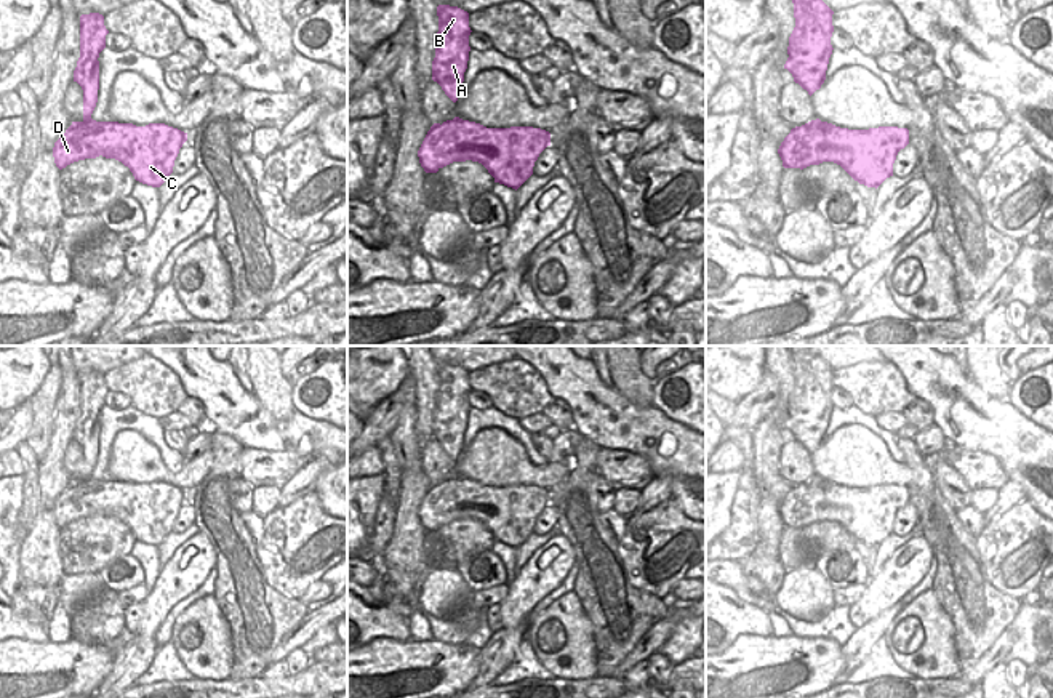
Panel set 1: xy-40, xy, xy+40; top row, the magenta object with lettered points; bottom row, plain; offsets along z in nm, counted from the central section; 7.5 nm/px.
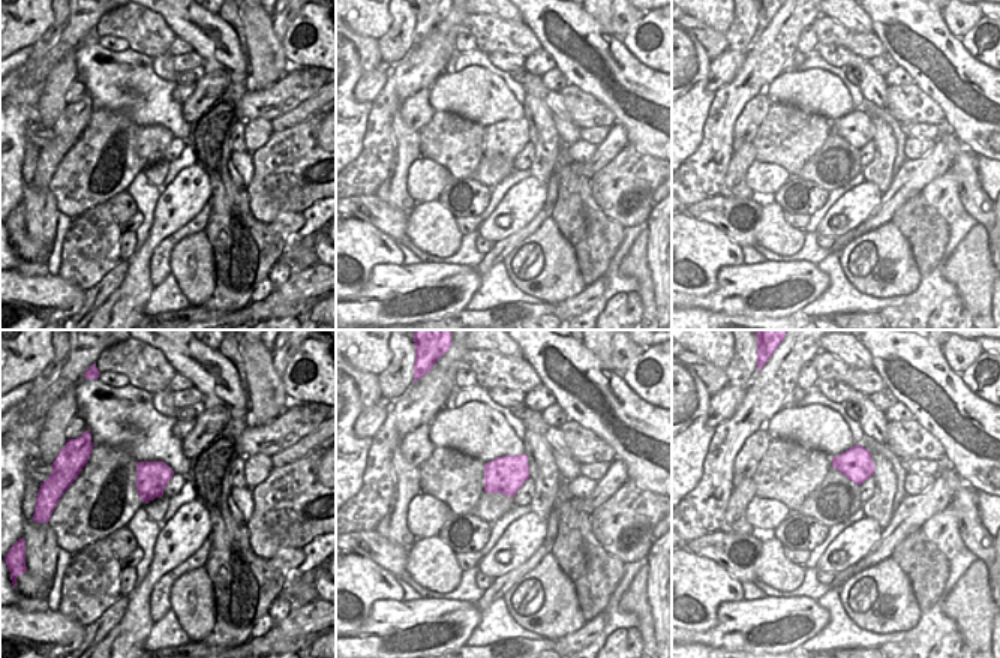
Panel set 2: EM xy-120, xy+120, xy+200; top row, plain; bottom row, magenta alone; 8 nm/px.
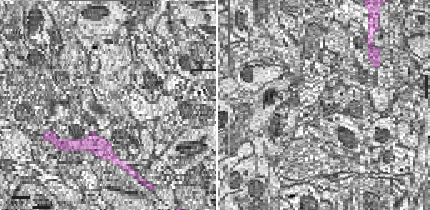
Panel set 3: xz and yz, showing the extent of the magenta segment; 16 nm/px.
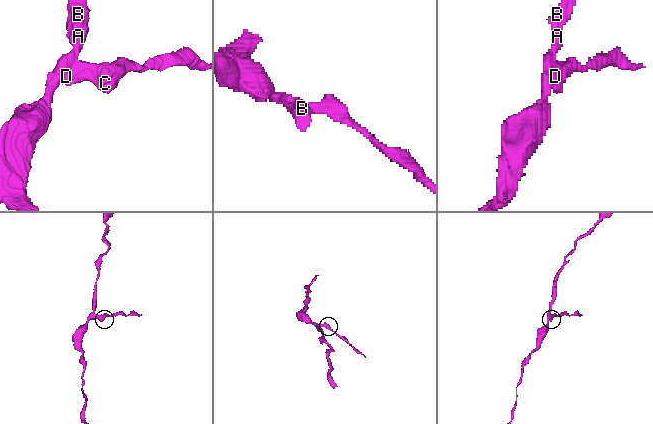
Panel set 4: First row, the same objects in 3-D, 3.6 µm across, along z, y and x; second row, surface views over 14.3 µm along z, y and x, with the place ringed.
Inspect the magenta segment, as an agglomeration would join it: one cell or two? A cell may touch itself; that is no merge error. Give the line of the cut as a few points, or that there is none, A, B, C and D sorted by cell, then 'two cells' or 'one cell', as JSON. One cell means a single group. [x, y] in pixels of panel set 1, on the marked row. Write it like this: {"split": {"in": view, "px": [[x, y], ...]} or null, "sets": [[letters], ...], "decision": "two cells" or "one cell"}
{"split": {"in": "xy-40", "px": [[90, 117], [82, 124], [85, 138], [76, 160]]}, "sets": [["A", "B", "D"], ["C"]], "decision": "two cells"}

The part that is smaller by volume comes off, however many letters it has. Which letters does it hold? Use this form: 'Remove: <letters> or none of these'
Remove: C.

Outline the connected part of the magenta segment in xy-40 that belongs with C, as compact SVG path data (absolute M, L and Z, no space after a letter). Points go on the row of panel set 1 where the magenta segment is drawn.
M93 118L75 123L86 131L77 162L99 155L115 158L130 168L136 181L152 187L160 187L173 173L179 149L187 141L187 133L165 123L136 126Z

